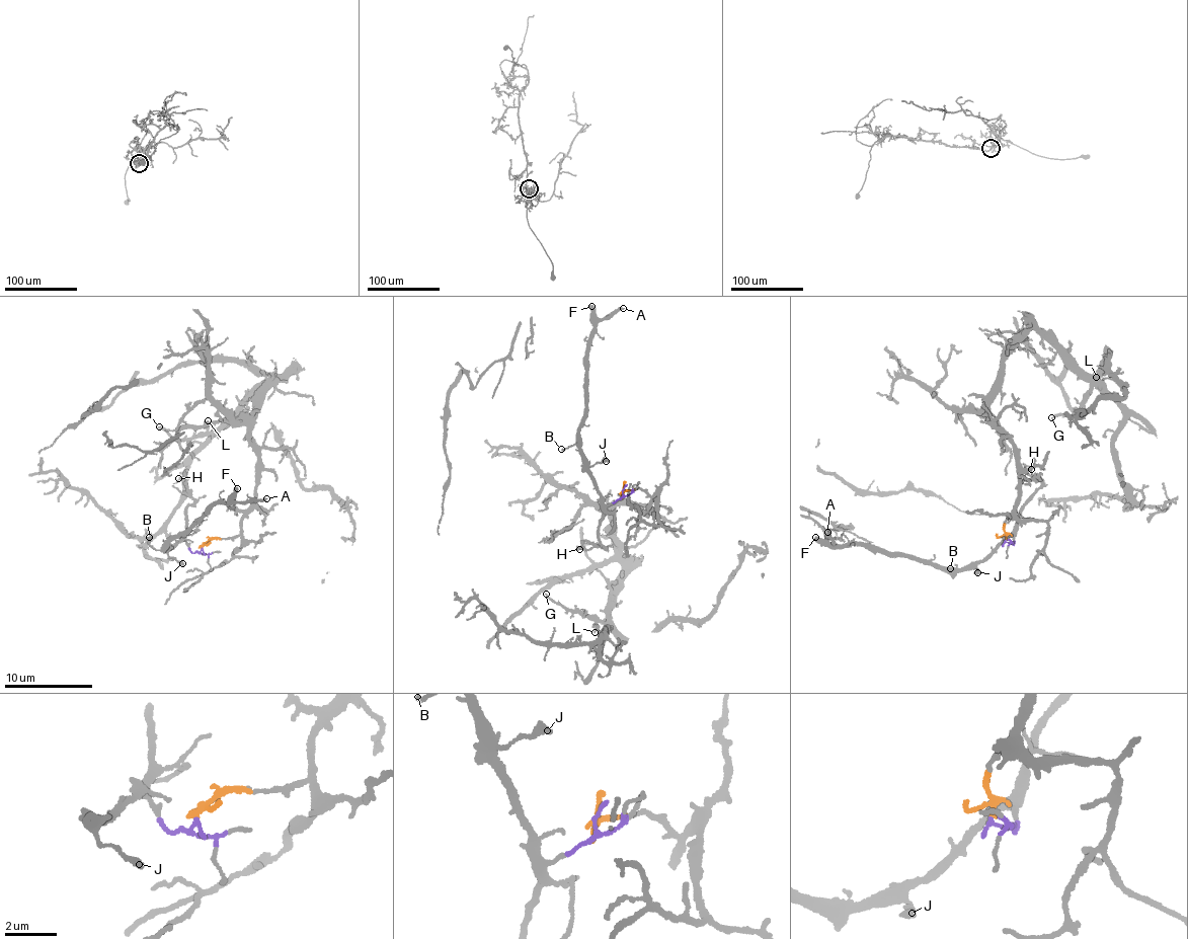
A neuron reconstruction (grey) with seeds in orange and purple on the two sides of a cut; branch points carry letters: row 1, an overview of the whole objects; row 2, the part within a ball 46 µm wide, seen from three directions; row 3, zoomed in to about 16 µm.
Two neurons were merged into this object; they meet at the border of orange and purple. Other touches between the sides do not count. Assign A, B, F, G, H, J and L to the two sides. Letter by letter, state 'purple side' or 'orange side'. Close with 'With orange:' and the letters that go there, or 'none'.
A: purple side
B: purple side
F: purple side
G: orange side
H: purple side
J: purple side
L: orange side
With orange: G, L

